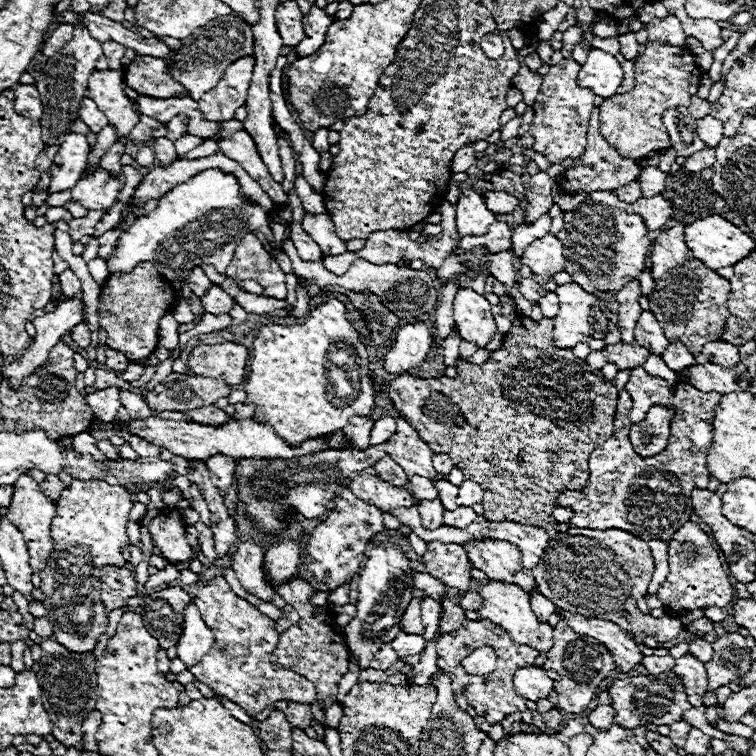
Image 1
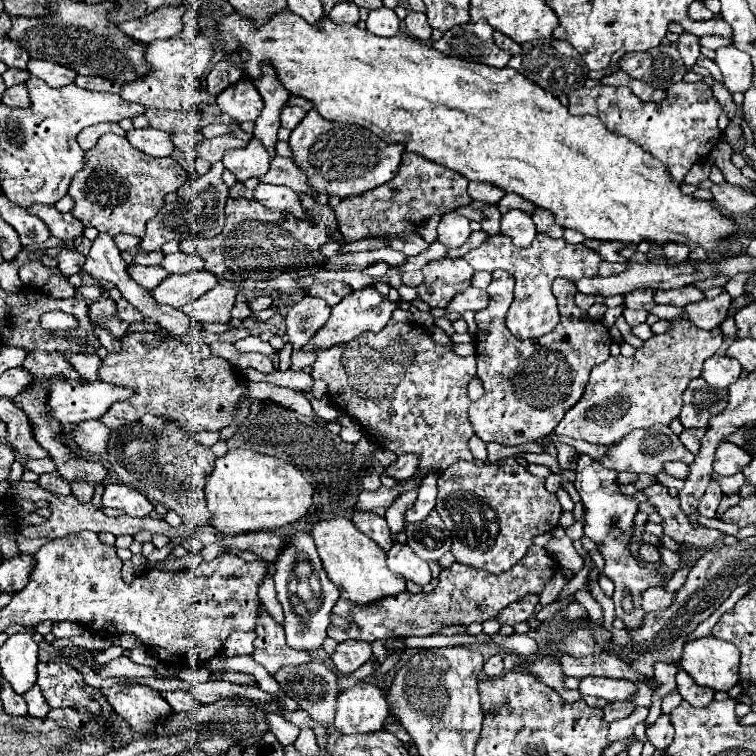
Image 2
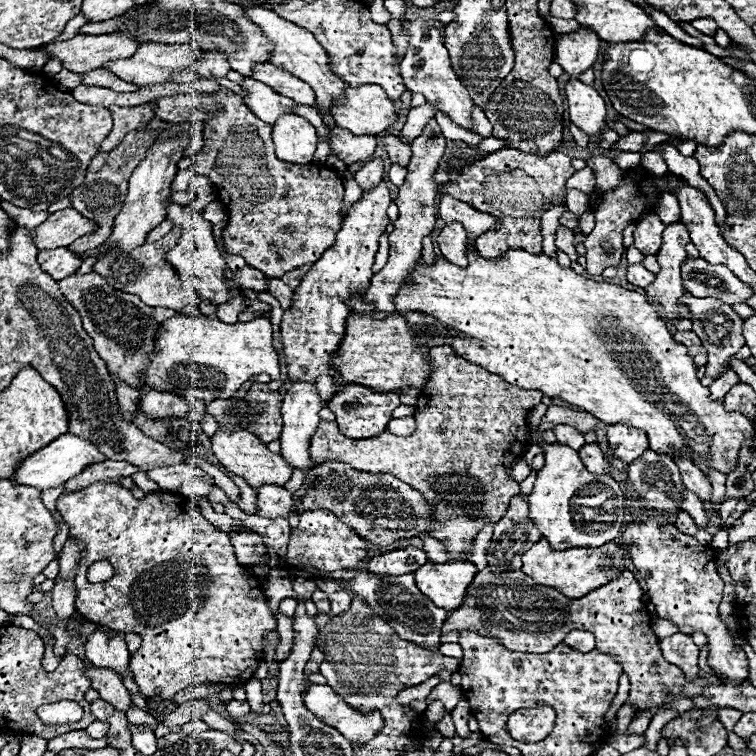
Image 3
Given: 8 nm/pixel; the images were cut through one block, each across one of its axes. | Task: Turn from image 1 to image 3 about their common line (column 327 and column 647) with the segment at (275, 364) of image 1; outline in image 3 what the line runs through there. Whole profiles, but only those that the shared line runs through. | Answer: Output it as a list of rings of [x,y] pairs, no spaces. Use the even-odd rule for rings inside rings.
[[[468,248],[468,268],[460,268],[444,258],[436,258],[436,264],[432,268],[422,268],[420,262],[418,266],[412,268],[412,272],[406,278],[406,286],[400,288],[398,296],[394,298],[396,302],[396,310],[400,310],[400,314],[404,314],[406,310],[420,310],[426,312],[430,316],[434,316],[436,320],[440,320],[442,324],[446,324],[448,328],[456,330],[456,332],[466,332],[470,338],[480,340],[478,342],[464,342],[464,340],[452,340],[452,350],[460,356],[464,356],[470,362],[476,362],[480,366],[484,366],[486,370],[490,370],[492,374],[500,374],[504,376],[506,382],[520,386],[524,390],[542,390],[542,394],[550,396],[550,398],[560,398],[568,404],[580,406],[584,410],[588,410],[590,414],[594,414],[598,420],[602,420],[604,424],[618,424],[618,422],[626,422],[632,428],[644,430],[648,434],[648,442],[650,442],[650,450],[658,452],[658,454],[684,454],[688,456],[704,474],[708,474],[708,470],[718,470],[722,474],[728,474],[736,468],[736,460],[738,460],[738,452],[744,444],[752,446],[754,442],[754,428],[752,422],[740,414],[740,412],[726,412],[724,410],[724,402],[716,402],[710,400],[710,392],[706,386],[702,386],[702,382],[696,376],[696,366],[692,356],[688,354],[686,346],[674,342],[672,334],[668,332],[666,324],[662,322],[662,318],[658,316],[658,312],[648,304],[646,296],[634,292],[634,290],[626,290],[620,288],[616,284],[608,284],[608,282],[594,282],[594,280],[586,280],[584,276],[576,274],[570,268],[562,268],[556,260],[548,258],[546,254],[528,254],[524,250],[508,250],[500,260],[486,260],[480,258],[476,252],[472,252],[472,248]]]

